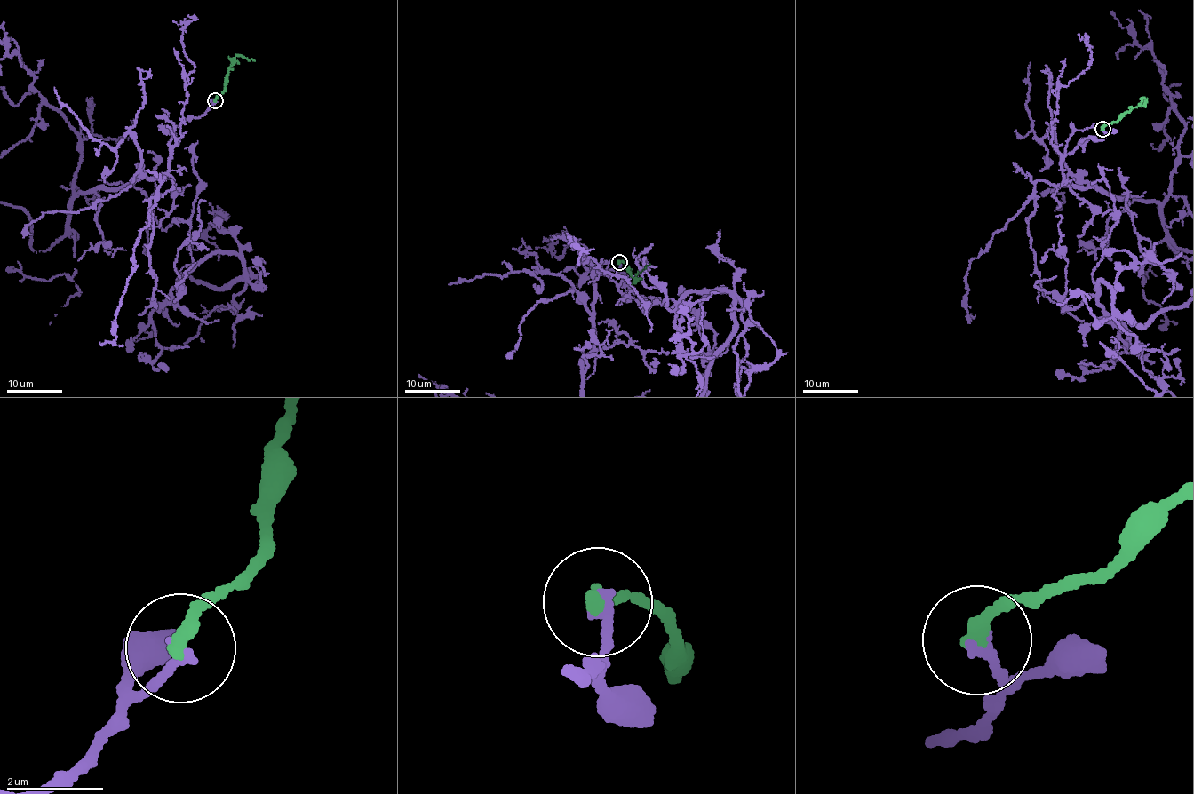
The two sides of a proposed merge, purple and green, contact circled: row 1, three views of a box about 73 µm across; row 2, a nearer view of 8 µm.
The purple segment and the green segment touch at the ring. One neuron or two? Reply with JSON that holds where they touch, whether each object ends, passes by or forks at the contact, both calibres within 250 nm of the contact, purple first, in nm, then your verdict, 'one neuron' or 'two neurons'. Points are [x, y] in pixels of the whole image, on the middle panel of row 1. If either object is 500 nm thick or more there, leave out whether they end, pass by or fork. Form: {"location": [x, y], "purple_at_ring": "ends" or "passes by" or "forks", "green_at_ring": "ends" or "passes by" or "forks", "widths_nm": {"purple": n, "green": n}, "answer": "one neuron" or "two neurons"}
{"location": [619, 262], "purple_at_ring": "ends", "green_at_ring": "ends", "widths_nm": {"purple": 200, "green": 320}, "answer": "two neurons"}

